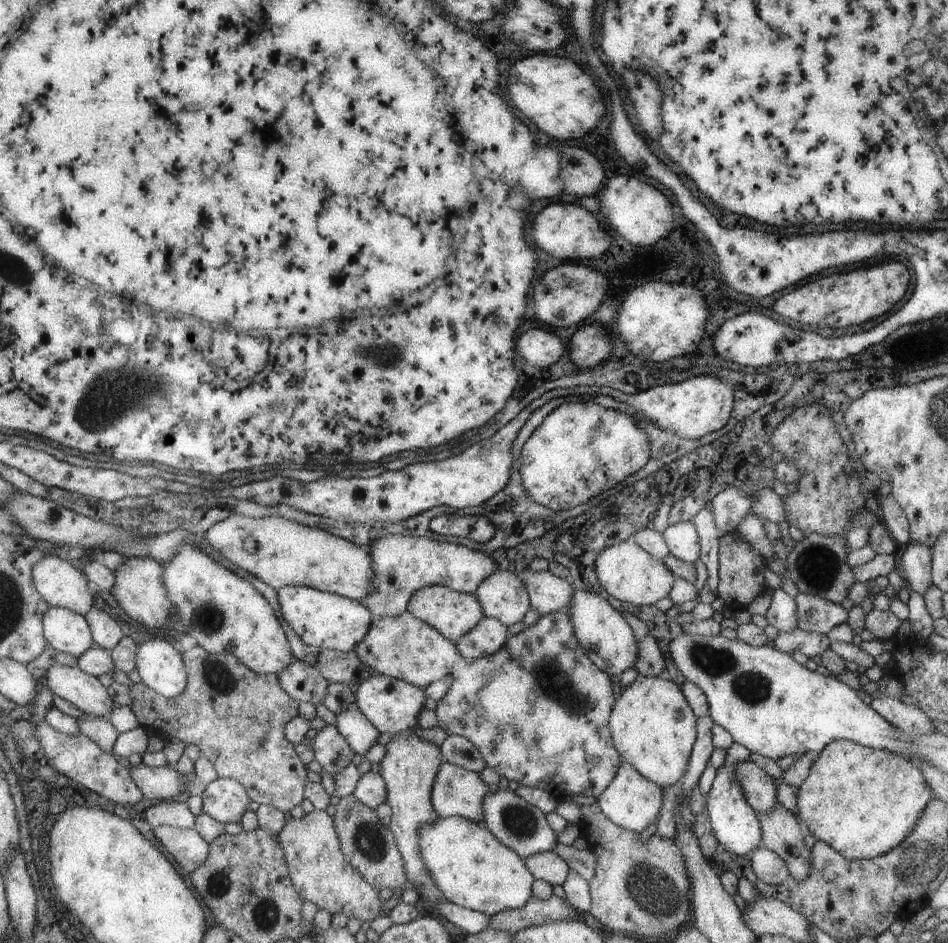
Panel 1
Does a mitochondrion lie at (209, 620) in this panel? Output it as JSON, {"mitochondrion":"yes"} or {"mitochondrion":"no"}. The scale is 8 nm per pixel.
{"mitochondrion":"yes"}

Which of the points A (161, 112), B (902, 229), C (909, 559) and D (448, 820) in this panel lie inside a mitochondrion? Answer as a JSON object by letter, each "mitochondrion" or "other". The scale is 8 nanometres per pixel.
{"A":"other","B":"other","C":"other","D":"other"}

